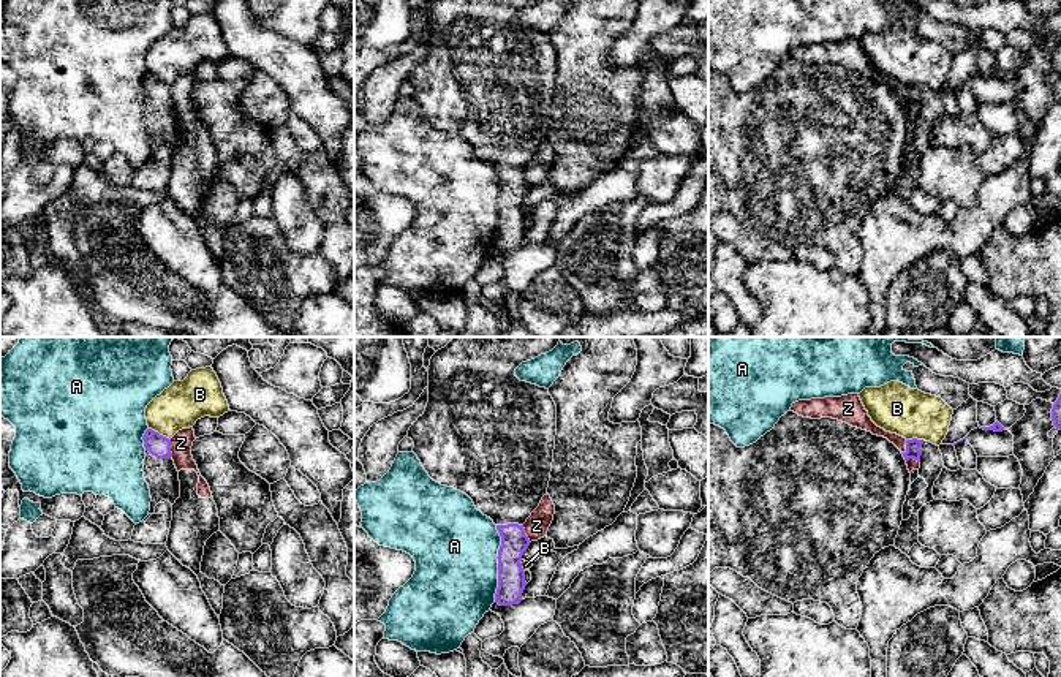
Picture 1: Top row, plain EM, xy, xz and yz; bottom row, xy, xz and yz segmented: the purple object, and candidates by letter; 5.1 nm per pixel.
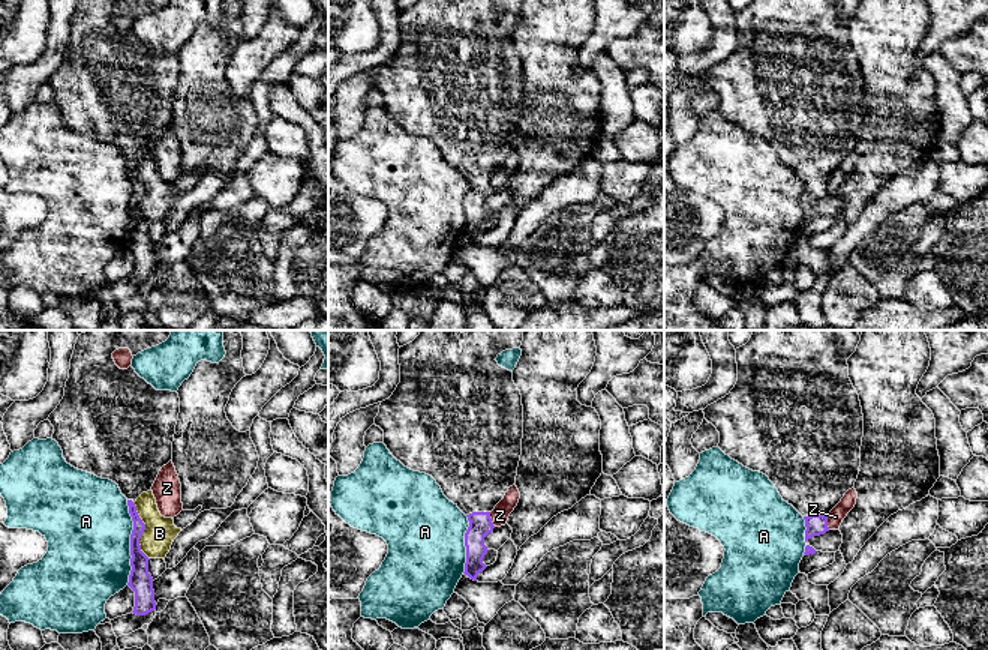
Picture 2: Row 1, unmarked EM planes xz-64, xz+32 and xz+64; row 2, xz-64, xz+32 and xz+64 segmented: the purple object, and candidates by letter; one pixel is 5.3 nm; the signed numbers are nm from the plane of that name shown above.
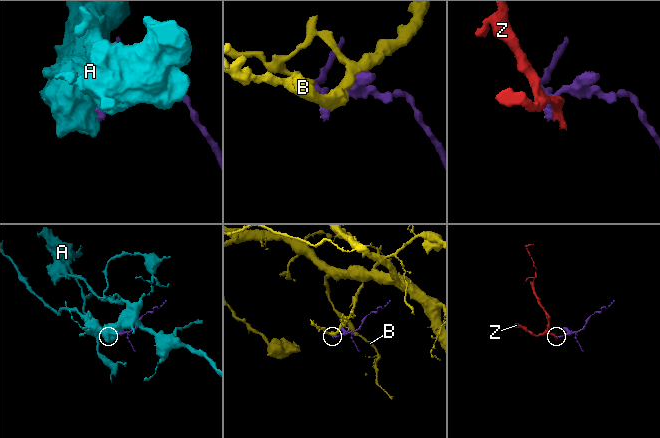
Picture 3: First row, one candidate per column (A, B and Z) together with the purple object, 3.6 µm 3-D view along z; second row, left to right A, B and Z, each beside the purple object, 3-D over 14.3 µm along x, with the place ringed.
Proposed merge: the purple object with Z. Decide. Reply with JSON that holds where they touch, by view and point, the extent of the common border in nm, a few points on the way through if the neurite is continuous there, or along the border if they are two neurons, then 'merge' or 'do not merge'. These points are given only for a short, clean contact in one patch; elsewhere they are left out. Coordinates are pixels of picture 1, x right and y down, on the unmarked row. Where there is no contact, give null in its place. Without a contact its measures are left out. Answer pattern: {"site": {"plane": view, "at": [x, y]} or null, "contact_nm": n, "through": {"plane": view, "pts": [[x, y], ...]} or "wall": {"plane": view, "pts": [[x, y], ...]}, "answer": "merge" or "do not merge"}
{"site": {"plane": "xy", "at": [169, 94]}, "contact_nm": 90, "wall": {"plane": "xy", "pts": [[169, 86], [173, 102]]}, "answer": "do not merge"}

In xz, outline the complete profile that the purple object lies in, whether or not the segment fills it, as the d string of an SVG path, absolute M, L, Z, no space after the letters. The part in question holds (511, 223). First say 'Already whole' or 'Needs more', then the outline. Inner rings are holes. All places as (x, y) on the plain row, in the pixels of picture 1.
Needs more. M433 0L429 11L429 47L408 76L413 98L429 122L466 139L490 163L501 182L495 248L522 247L522 201L530 191L523 169L539 152L550 127L557 51L549 35L520 27L515 14L541 0Z

